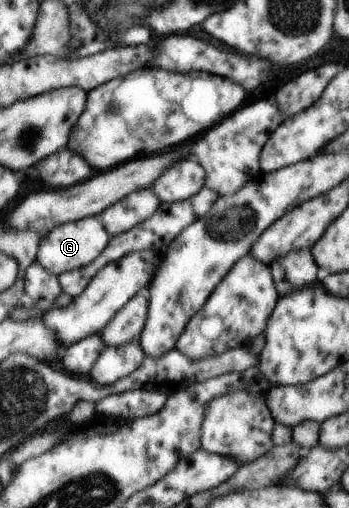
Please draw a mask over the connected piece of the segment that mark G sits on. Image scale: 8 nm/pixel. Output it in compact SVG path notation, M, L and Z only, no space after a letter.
M99 215L84 217L71 223L64 223L58 227L53 227L51 231L42 236L42 242L39 244L38 255L34 262L53 275L62 275L65 272L80 270L80 268L86 267L88 263L91 263L102 254L104 247L109 242L110 235L103 227Z

